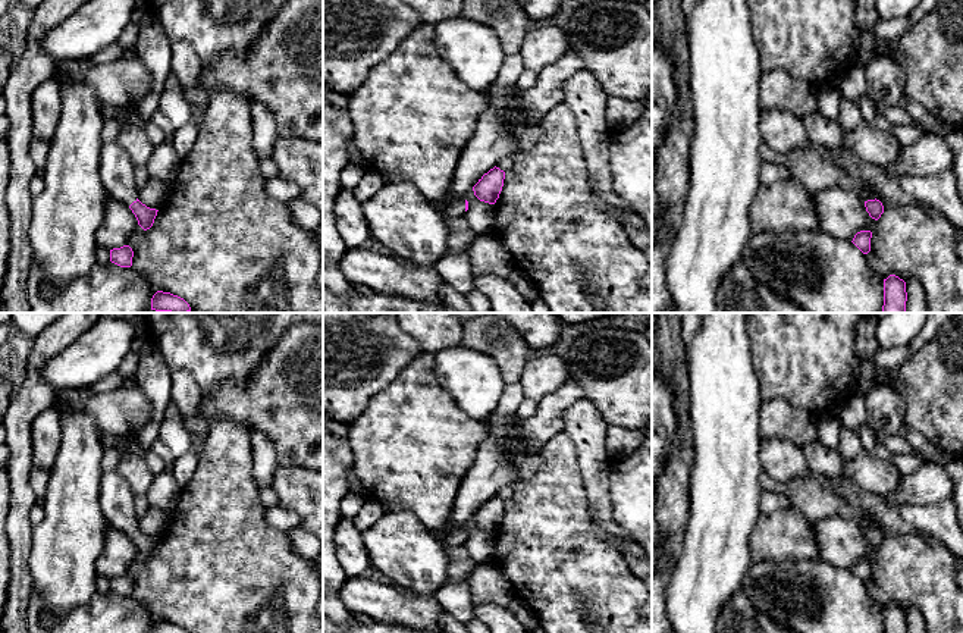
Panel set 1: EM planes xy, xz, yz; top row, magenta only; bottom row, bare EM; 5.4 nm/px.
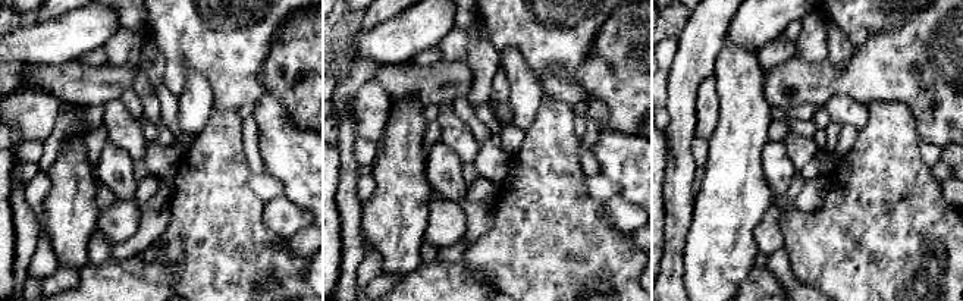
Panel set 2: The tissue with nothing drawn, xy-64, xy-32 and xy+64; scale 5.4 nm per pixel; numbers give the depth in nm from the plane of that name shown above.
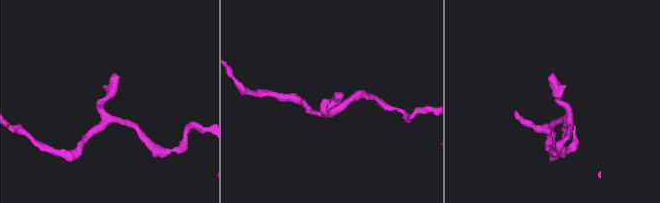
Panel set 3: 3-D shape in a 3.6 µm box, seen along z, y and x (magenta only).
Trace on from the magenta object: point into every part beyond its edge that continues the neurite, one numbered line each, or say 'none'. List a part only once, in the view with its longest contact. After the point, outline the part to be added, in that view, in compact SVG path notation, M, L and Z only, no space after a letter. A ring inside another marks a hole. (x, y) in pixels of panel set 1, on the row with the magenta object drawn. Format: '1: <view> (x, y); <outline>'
1: xz (455, 207); M454 198L445 207L445 217L458 217L465 214L465 198Z

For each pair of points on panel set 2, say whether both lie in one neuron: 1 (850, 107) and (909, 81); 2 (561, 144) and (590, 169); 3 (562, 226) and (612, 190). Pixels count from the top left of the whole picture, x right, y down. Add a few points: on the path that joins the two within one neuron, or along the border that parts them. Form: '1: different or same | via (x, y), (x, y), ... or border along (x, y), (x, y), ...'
1: different | border along (824, 103), (836, 96), (847, 96), (866, 107)
2: different | border along (574, 125), (579, 163), (586, 175)
3: different | border along (584, 176), (584, 190), (602, 201)

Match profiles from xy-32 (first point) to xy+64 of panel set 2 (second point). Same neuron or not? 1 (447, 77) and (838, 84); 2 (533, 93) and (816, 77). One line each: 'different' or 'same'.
1: same
2: different

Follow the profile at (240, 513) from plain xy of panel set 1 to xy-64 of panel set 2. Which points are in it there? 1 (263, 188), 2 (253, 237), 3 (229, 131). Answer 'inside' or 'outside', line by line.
1: outside
2: inside
3: inside

